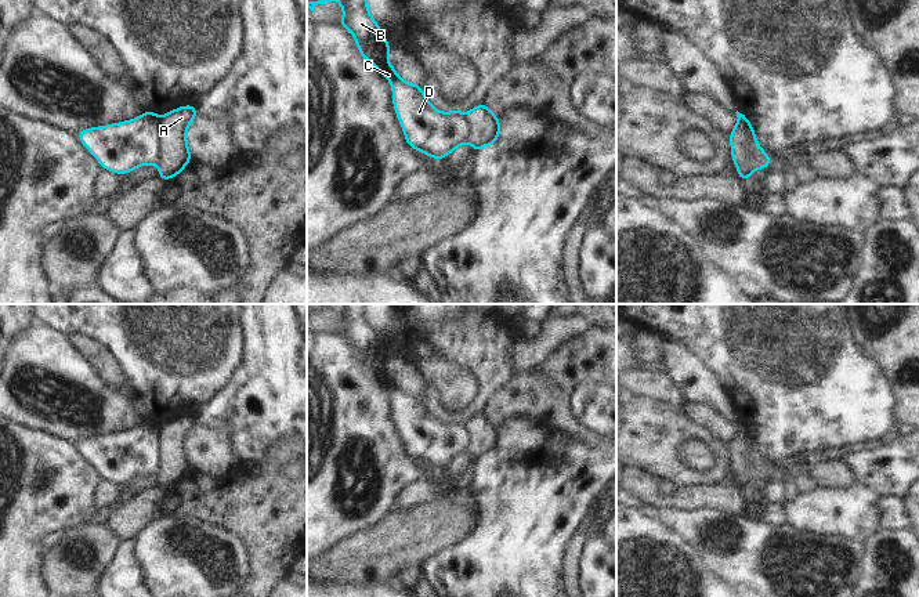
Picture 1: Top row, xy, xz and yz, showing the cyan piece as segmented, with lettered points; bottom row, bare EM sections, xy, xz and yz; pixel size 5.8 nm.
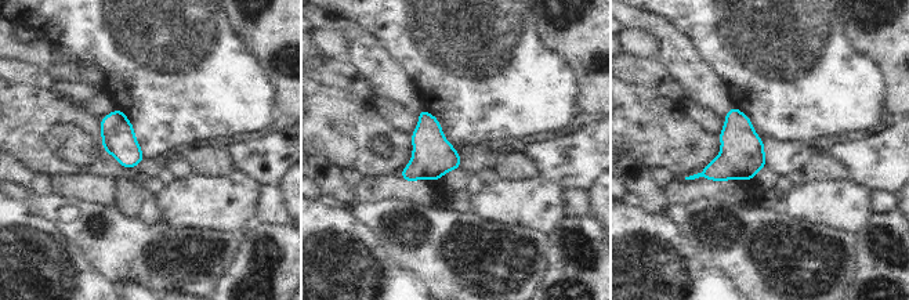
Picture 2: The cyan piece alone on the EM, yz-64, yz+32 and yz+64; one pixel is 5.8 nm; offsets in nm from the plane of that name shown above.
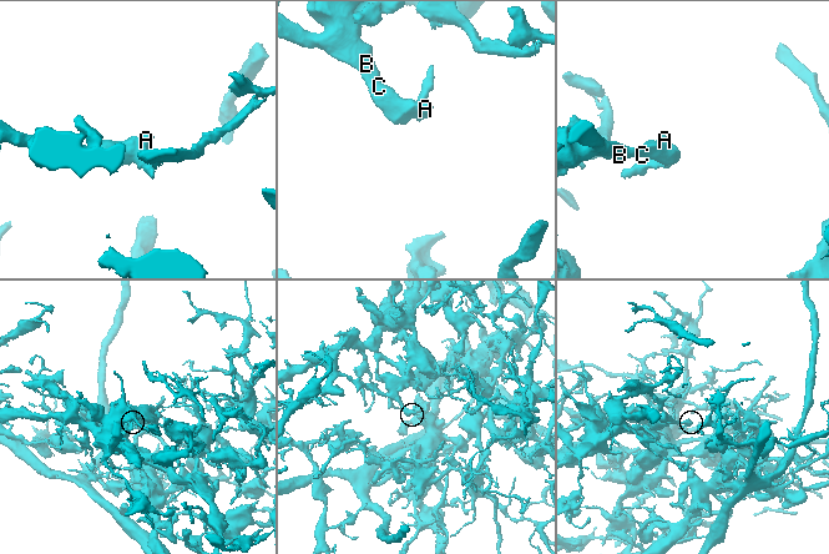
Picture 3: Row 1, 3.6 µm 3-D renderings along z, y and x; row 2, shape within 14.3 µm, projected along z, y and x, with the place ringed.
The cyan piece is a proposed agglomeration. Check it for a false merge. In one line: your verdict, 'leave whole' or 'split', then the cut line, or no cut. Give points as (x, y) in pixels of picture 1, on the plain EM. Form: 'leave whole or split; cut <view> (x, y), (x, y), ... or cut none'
split; cut yz (751, 434), (745, 440), (745, 462), (752, 467)

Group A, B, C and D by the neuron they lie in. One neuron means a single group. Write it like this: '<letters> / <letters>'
A / B C D

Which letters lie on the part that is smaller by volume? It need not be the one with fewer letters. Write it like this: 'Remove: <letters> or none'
Remove: A

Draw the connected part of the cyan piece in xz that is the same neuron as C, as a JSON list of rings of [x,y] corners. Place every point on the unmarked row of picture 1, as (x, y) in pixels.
[[[326,304],[318,311],[307,311],[315,325],[315,316],[340,311],[344,326],[339,330],[354,344],[361,365],[375,375],[392,395],[394,420],[405,442],[405,451],[435,470],[452,463],[468,451],[473,437],[459,417],[444,423],[435,419],[419,394],[406,392],[390,375],[390,354],[368,319],[366,304]]]

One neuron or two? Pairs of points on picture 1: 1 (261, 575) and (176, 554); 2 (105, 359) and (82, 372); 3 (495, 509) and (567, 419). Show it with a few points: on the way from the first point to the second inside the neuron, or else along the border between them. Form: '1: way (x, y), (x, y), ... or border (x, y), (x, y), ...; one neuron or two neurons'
1: border (242, 541), (248, 552), (250, 570), (245, 582); two neurons
2: border (72, 342), (101, 376), (116, 389); two neurons
3: border (549, 426), (554, 424), (576, 436); two neurons

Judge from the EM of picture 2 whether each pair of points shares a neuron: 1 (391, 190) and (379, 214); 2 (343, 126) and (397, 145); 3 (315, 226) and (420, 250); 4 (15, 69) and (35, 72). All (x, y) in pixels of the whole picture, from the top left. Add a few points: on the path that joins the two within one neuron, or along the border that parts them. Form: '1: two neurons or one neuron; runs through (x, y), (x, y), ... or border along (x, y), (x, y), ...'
1: two neurons; border along (362, 197), (370, 201), (406, 199), (417, 203)
2: one neuron; runs through (357, 126), (379, 126), (386, 132)
3: two neurons; border along (358, 219), (377, 235), (386, 252), (401, 267)
4: one neuron; runs through (20, 72), (31, 72)

